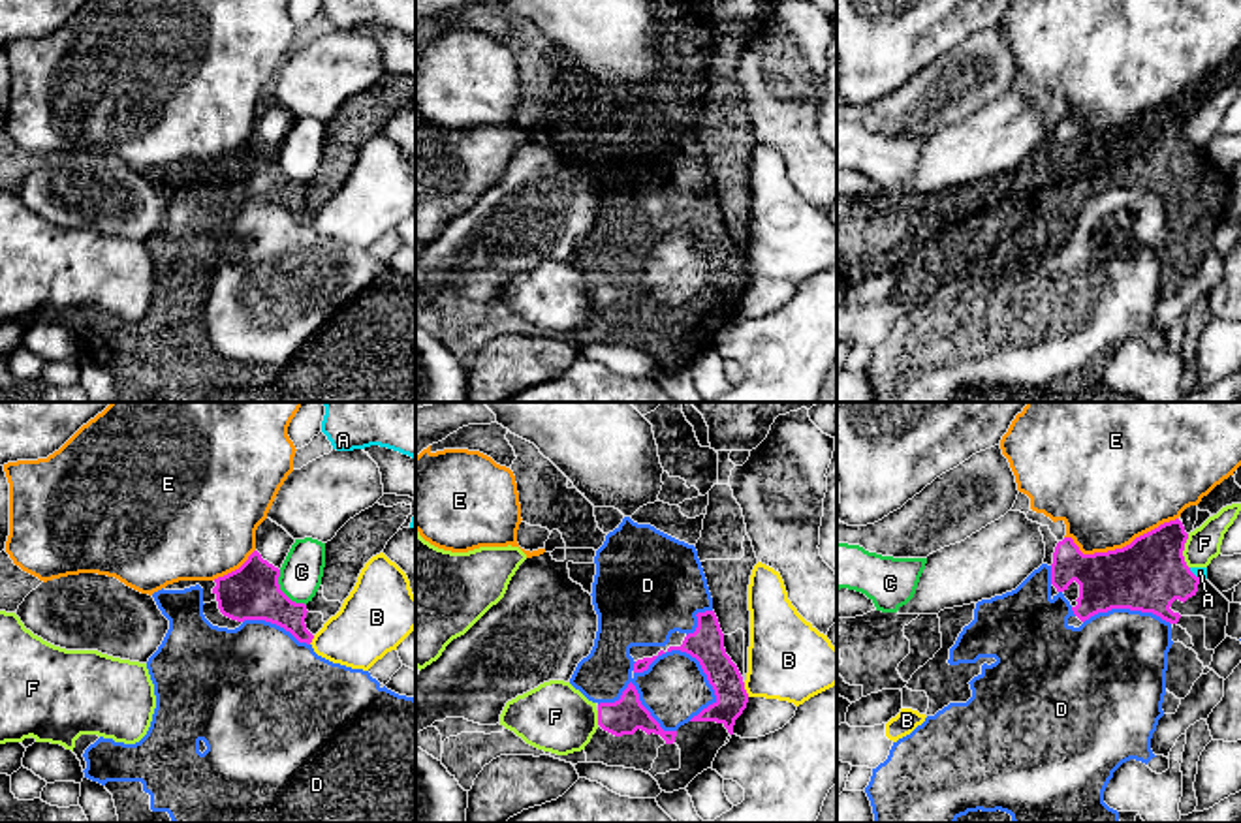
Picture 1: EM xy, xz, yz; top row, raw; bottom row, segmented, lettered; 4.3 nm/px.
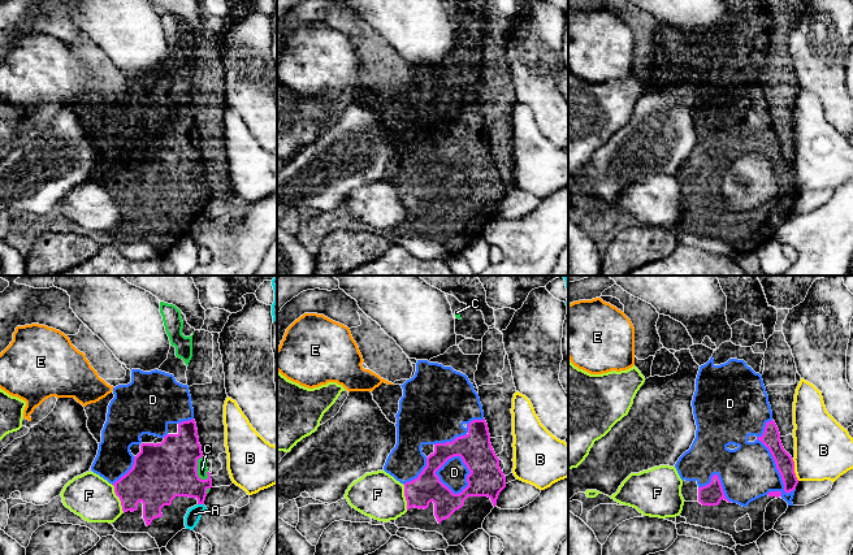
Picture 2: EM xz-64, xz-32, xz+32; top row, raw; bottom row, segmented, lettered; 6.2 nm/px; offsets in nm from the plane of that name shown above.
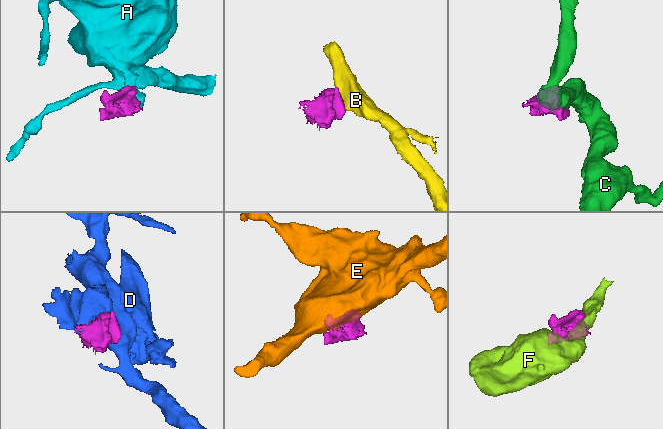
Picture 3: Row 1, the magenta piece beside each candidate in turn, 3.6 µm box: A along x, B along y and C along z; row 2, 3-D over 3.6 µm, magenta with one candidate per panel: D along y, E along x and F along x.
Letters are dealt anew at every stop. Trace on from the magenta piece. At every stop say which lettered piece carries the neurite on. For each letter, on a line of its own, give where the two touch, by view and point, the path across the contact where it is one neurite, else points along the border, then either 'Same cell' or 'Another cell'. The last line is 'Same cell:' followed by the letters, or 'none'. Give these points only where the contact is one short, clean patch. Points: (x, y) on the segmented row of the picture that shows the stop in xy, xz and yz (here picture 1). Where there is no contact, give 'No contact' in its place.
A: Touches magenta at yz (1193, 574). Boundary: yz (1189, 568), (1200, 577). Another cell
B: Touches magenta at xz (745, 690). Boundary: xz (743, 683), (749, 696). Another cell
C: Touches magenta at xy (282, 592). Another cell
D: Touches magenta at xz (683, 651). Same cell
E: Touches magenta at yz (1119, 549). Another cell
F: Touches magenta at yz (1183, 549). Another cell
Same cell: D

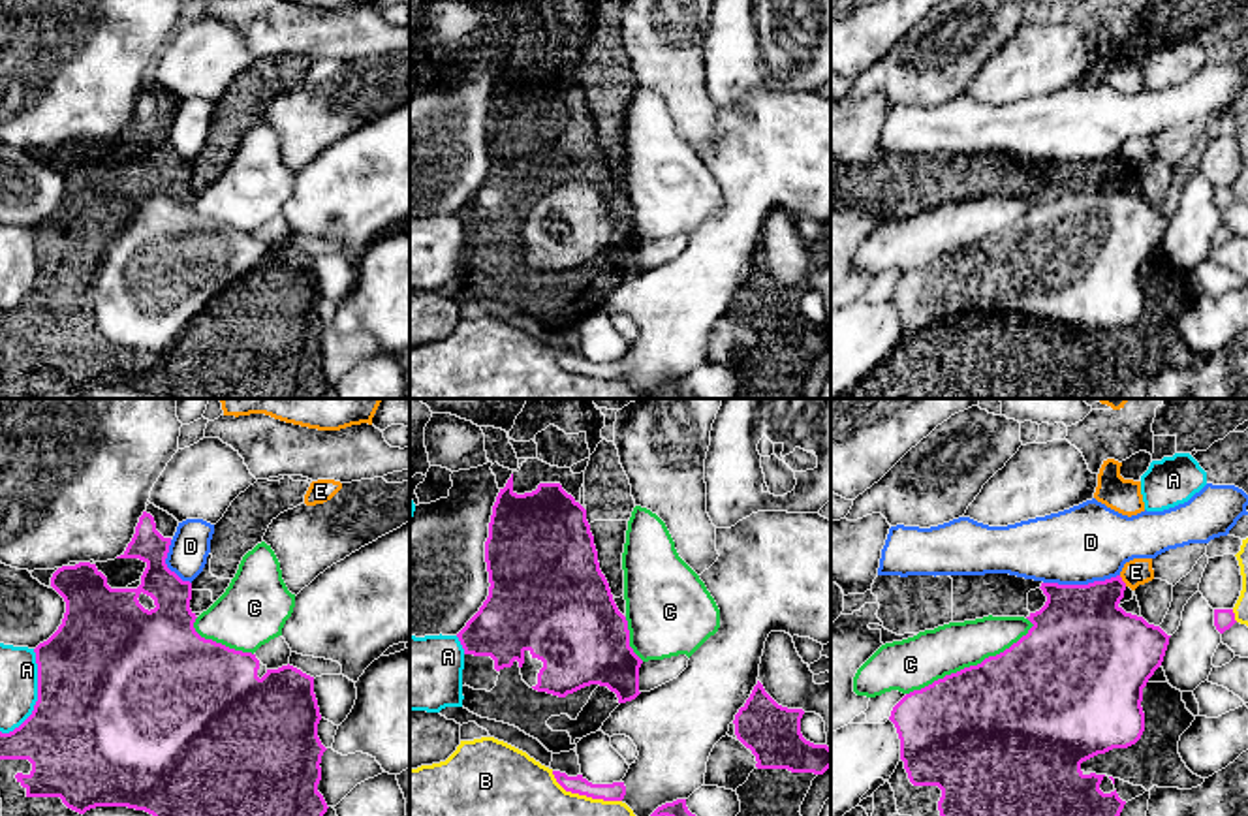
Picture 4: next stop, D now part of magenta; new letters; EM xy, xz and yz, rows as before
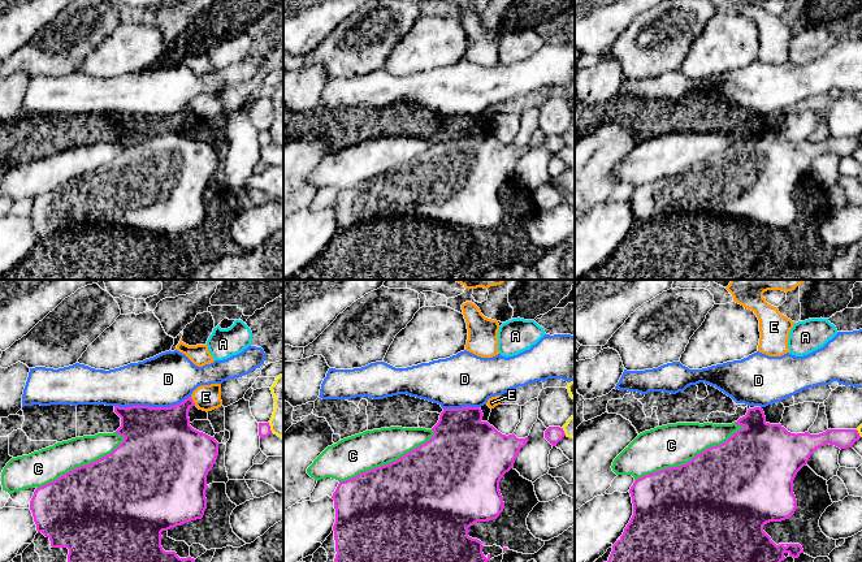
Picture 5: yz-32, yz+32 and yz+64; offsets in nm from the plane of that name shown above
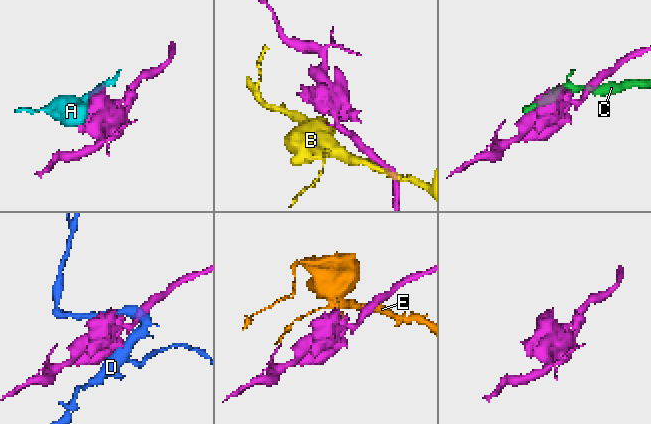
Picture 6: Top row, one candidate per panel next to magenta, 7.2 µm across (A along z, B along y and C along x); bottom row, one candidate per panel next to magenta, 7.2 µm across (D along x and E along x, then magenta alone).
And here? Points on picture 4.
A: Touches magenta at xy (38, 696). Another cell
B: Touches magenta at xz (585, 794). Another cell
C: Touches magenta at yz (970, 666). Another cell
D: Touches magenta at yz (1081, 585). Another cell
E: Touches magenta at yz (1123, 581). Boundary: yz (1119, 576), (1126, 585). Another cell
Same cell: none

